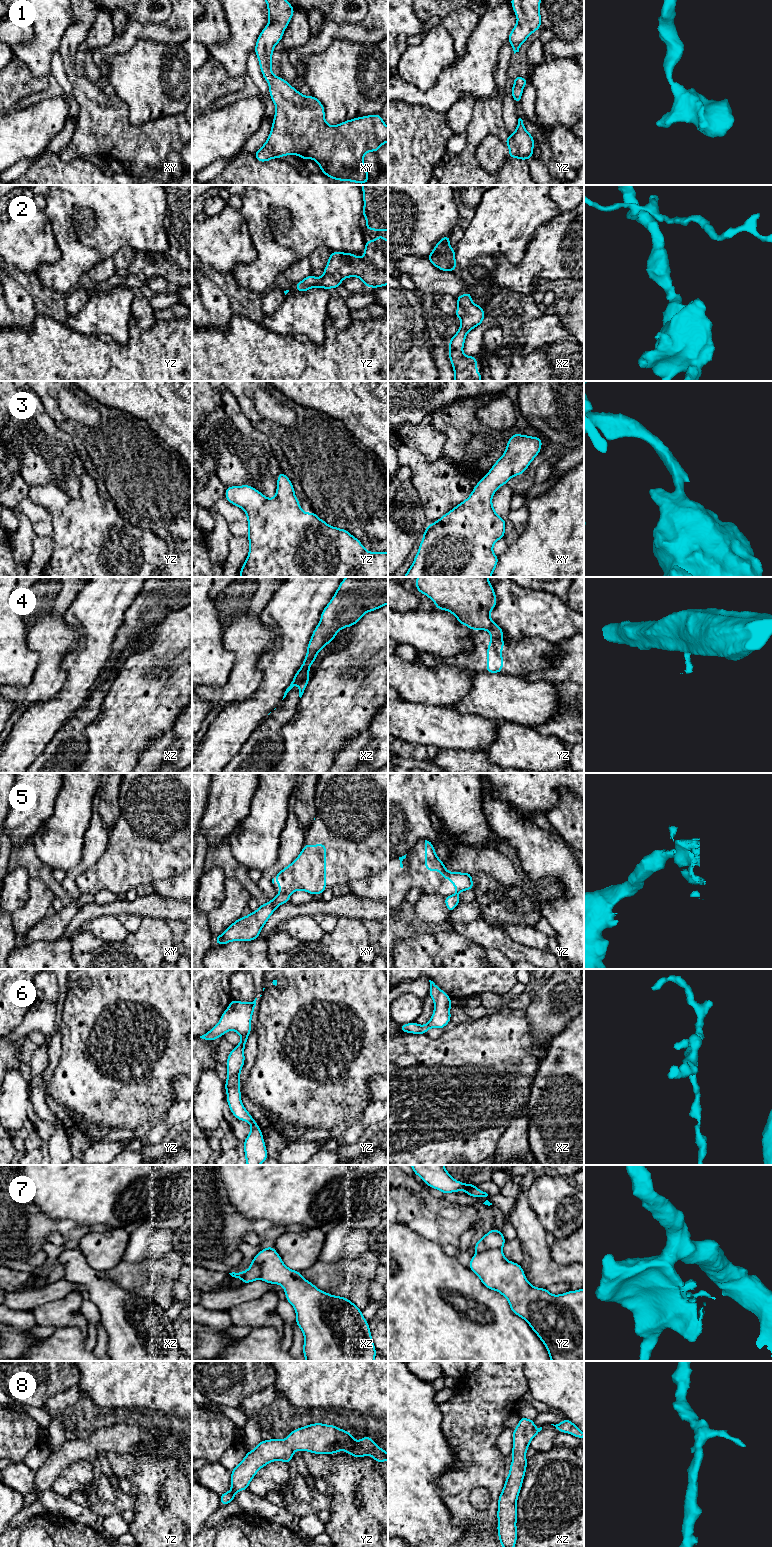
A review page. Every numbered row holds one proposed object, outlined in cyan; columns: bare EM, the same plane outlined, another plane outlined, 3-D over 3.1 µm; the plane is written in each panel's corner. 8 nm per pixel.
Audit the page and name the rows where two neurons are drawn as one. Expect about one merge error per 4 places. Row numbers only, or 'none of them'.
4, 5, 7

